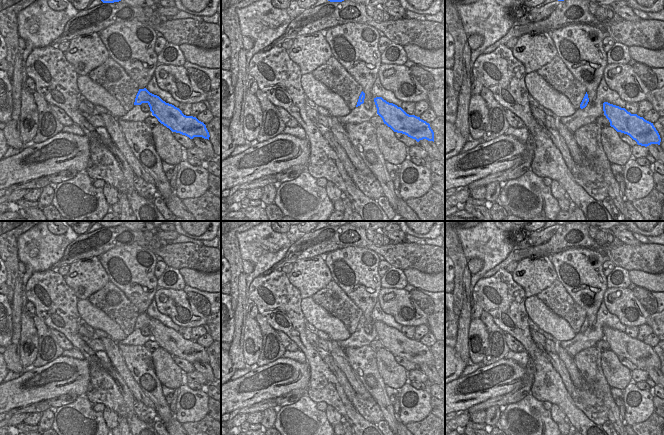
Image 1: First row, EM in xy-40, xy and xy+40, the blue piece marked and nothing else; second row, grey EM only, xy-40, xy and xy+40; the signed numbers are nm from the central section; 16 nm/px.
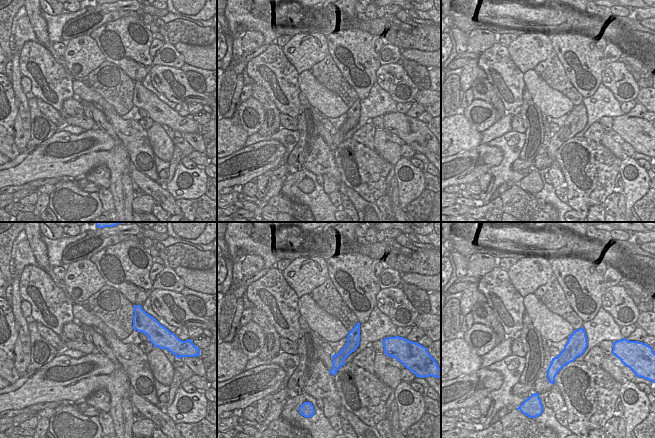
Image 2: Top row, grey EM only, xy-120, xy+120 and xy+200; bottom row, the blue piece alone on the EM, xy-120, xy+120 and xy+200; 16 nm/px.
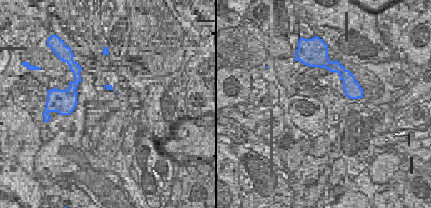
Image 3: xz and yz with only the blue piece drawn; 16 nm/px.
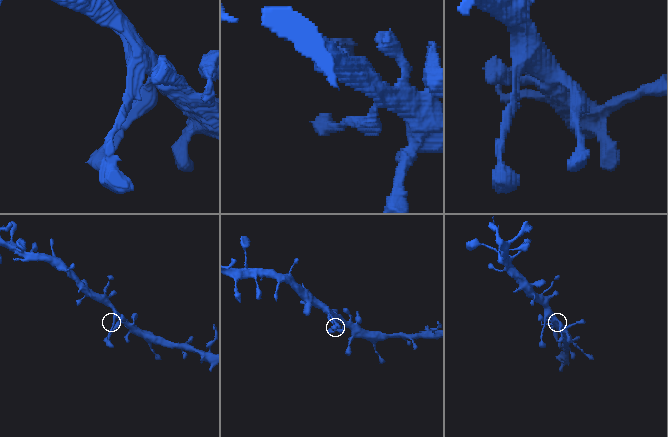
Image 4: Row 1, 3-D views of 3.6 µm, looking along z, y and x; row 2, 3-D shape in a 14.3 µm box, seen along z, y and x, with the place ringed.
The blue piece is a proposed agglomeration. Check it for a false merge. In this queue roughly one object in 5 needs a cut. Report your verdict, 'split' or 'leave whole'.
leave whole

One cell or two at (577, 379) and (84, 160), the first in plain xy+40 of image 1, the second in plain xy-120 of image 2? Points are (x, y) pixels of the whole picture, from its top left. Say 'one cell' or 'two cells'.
two cells

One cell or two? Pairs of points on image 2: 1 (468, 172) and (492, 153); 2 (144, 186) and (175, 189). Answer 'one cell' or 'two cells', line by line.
1: one cell
2: two cells

